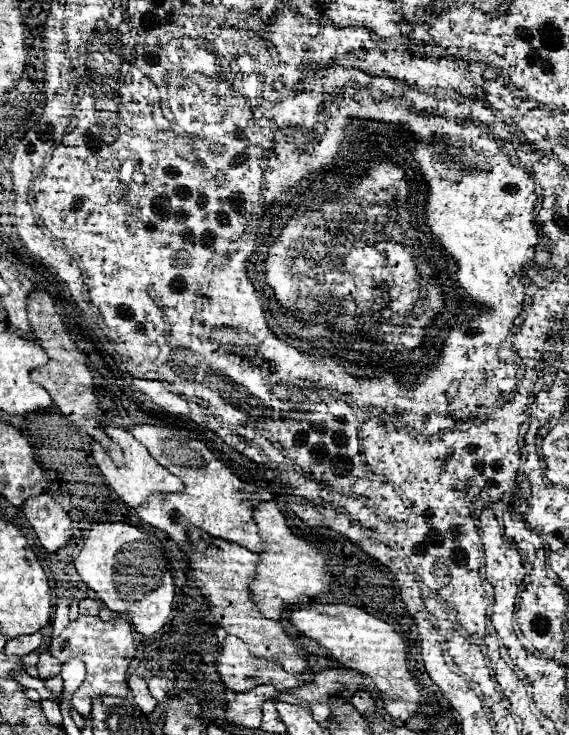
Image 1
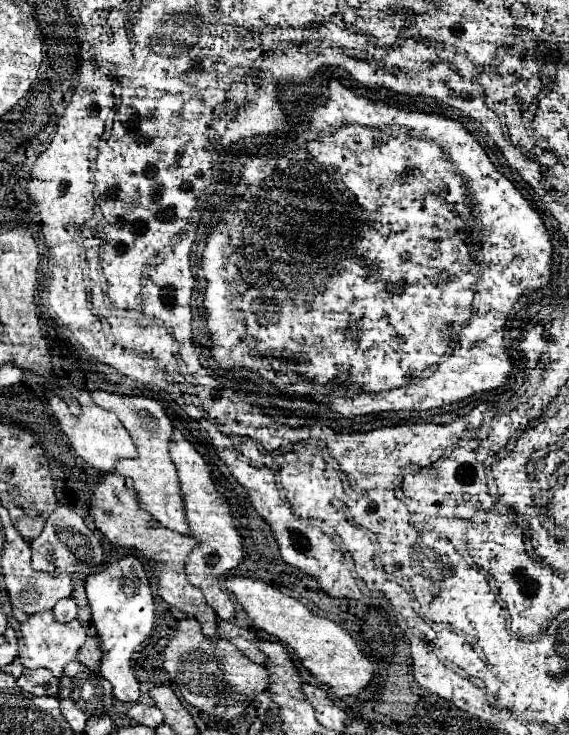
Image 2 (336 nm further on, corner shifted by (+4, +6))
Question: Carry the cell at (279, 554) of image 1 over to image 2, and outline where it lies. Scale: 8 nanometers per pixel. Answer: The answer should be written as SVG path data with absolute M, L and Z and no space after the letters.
M173 428L169 452L171 452L171 462L177 468L179 488L181 488L181 496L183 496L183 508L185 508L189 532L197 540L197 546L193 548L189 558L185 560L187 580L205 594L207 604L217 610L217 616L227 620L235 614L235 606L233 606L229 594L223 590L221 580L229 570L233 570L243 560L243 556L241 556L241 536L235 528L235 518L231 514L231 508L227 504L225 496L215 490L215 486L213 486L213 482L207 474L205 460L183 438L183 434L177 428Z

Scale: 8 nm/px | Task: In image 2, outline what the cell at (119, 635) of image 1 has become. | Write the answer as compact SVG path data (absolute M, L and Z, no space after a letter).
M51 610L43 612L43 614L33 614L19 628L19 642L21 642L19 660L21 660L23 668L31 668L31 670L47 668L53 672L55 678L61 678L63 666L67 662L77 662L77 650L85 642L85 638L87 638L85 628L77 620L69 622L69 624L59 624L59 622L55 622Z

